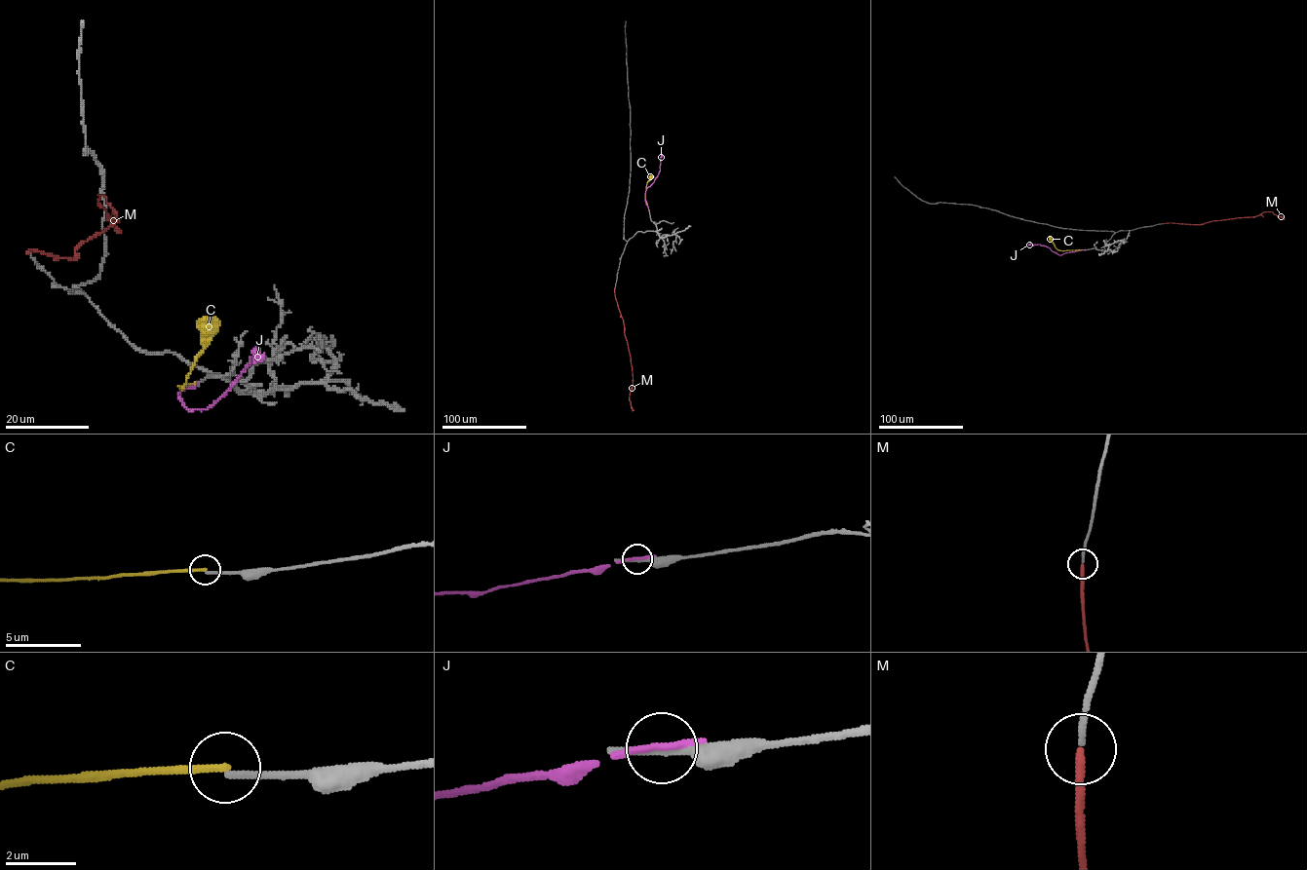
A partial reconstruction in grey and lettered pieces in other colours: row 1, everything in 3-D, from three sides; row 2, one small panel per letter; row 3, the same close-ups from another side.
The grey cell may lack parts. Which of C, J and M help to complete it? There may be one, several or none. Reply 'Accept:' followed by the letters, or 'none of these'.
Accept: M

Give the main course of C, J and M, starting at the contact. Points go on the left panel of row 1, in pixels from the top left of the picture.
C: (194, 383), (179, 388), (185, 384), (196, 356), (203, 350), (203, 326), (212, 316)
J: (196, 383), (177, 393), (178, 397), (187, 408), (209, 407), (239, 377), (250, 357), (255, 362), (263, 355)
M: (27, 252), (74, 259), (75, 248), (116, 221), (114, 210), (99, 196), (97, 203), (121, 232)

